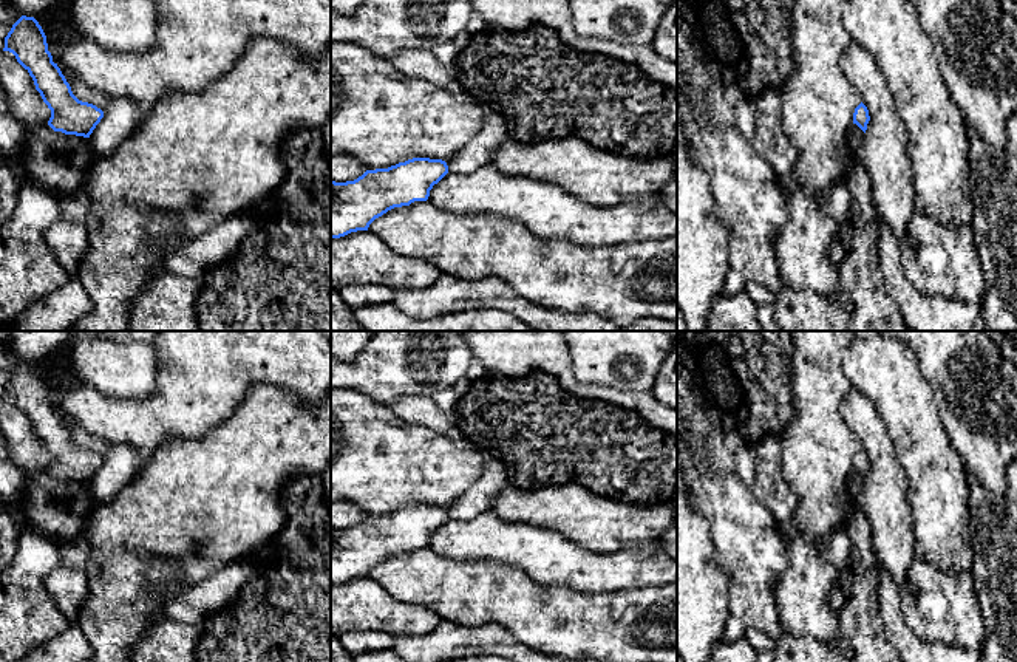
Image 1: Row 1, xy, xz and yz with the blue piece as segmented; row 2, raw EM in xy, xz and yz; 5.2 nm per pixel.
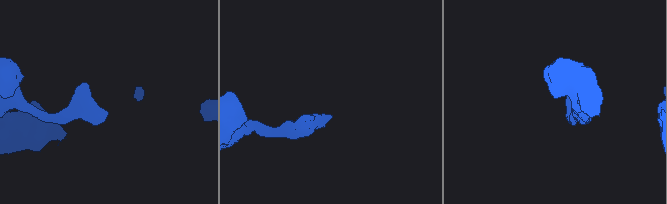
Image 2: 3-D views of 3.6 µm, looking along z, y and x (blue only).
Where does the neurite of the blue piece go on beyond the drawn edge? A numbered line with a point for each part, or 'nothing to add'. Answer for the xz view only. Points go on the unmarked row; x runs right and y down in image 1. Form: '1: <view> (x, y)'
nothing to add

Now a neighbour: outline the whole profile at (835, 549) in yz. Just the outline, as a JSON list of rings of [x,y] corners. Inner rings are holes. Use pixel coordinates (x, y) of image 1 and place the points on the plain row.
[[[838,529],[822,540],[821,555],[839,572],[850,565],[850,538],[845,529]]]

